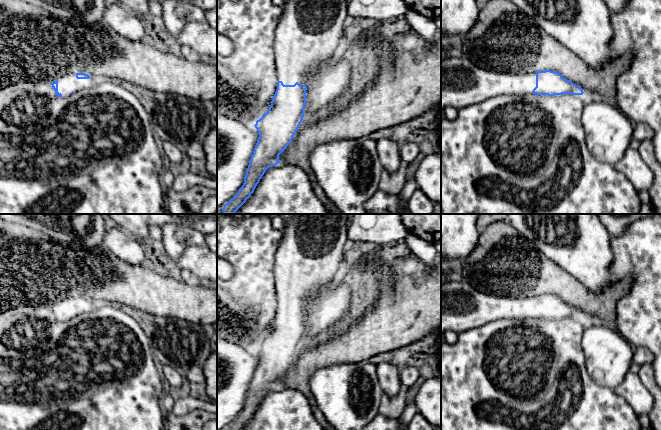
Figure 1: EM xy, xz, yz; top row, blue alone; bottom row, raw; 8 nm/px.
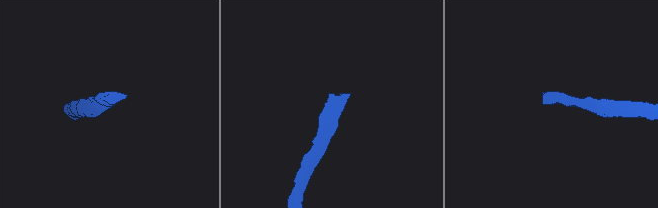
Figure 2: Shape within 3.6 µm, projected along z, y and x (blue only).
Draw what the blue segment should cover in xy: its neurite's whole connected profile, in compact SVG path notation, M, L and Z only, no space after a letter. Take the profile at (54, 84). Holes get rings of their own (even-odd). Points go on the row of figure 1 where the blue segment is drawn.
M66 73L50 82L56 95L66 98L75 92L95 86L98 81L98 78L85 73Z

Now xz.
M285 0L283 13L275 30L274 54L277 76L277 89L271 106L254 125L259 133L257 143L251 156L244 183L238 193L224 205L223 214L234 214L254 192L260 179L269 167L280 163L279 155L291 143L304 117L306 105L306 84L311 74L328 59L336 56L349 36L350 18L348 4L350 0Z

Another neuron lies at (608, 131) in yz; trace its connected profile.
M586 100L581 124L588 150L600 162L614 166L630 147L634 125L614 102Z

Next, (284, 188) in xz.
M297 165L269 167L254 192L234 214L332 214L315 195L306 172Z

